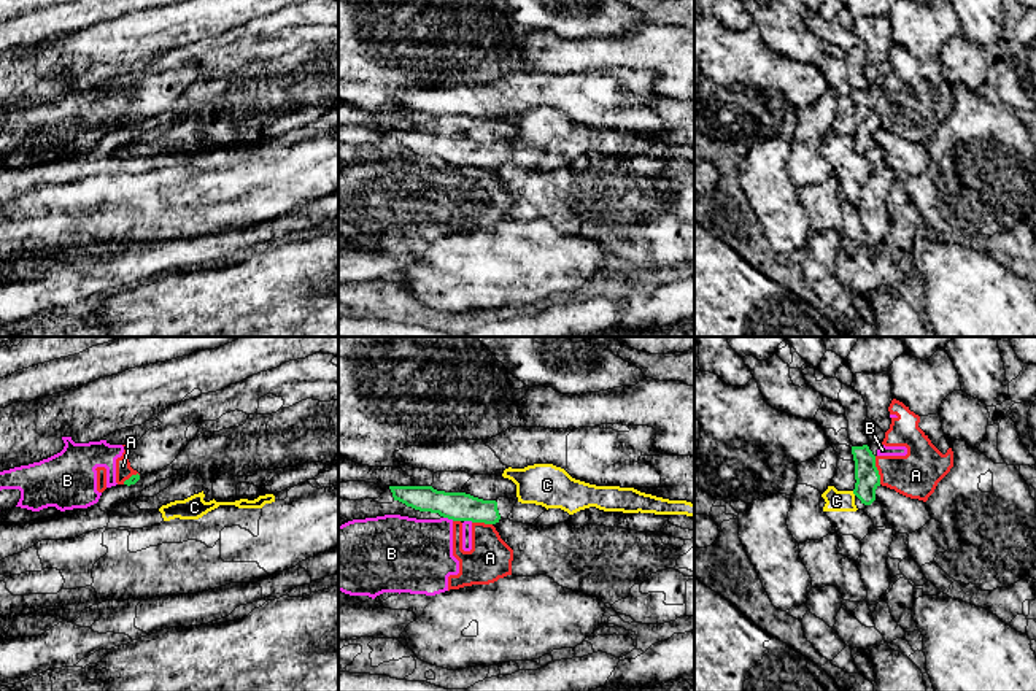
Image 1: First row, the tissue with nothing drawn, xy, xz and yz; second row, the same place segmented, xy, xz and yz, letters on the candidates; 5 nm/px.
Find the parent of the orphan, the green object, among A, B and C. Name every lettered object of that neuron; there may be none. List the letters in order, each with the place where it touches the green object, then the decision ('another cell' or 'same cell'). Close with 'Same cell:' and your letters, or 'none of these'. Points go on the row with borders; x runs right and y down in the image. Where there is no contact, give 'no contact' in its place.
A: yz (877, 470) | another cell
B: xz (448, 518) | another cell
C: yz (854, 493) | another cell
Same cell: none of these

